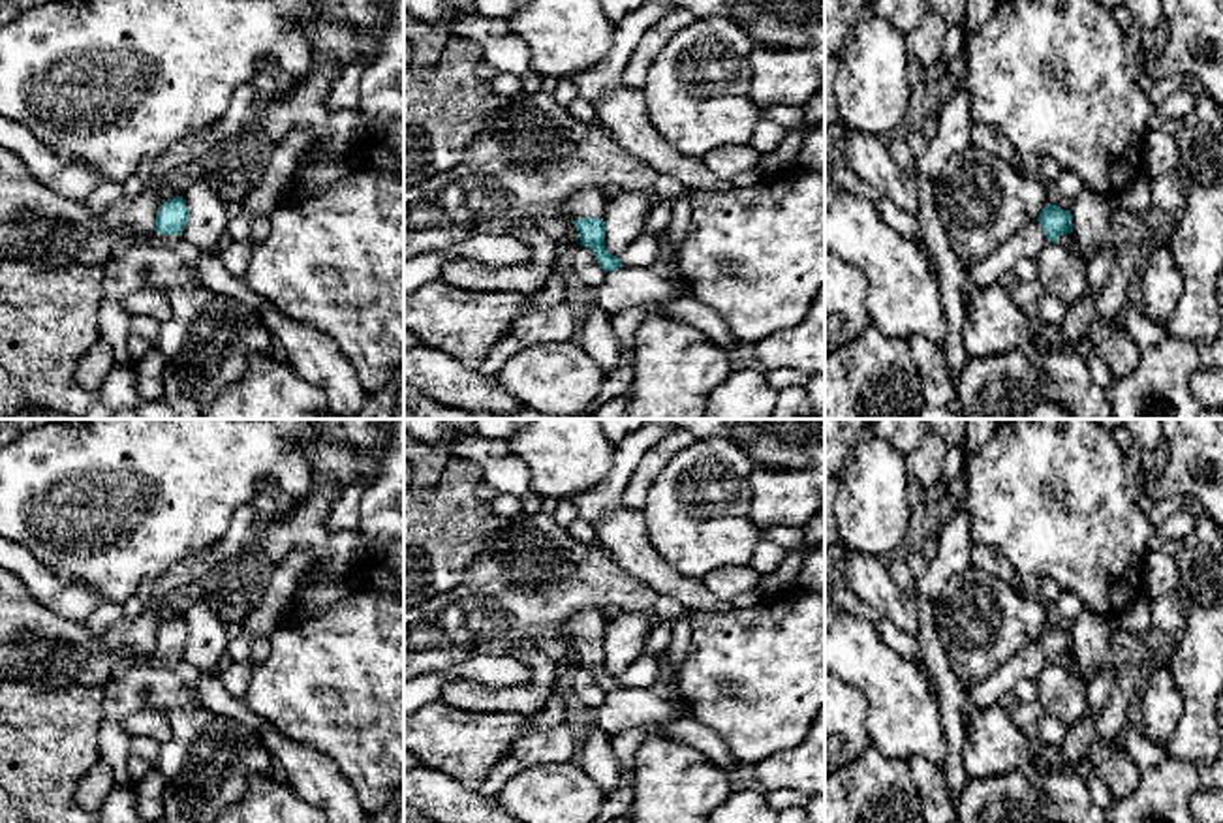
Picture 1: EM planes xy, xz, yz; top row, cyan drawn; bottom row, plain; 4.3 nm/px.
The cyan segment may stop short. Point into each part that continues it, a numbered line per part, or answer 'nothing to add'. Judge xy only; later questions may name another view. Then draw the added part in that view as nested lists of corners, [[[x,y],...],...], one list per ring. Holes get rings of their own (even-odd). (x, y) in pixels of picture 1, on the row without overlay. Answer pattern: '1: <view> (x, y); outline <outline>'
1: xy (154, 660); outline [[[156,650],[141,660],[137,663],[150,665],[150,667],[162,667],[162,669],[175,669],[175,665],[180,661],[180,656],[160,656]]]

